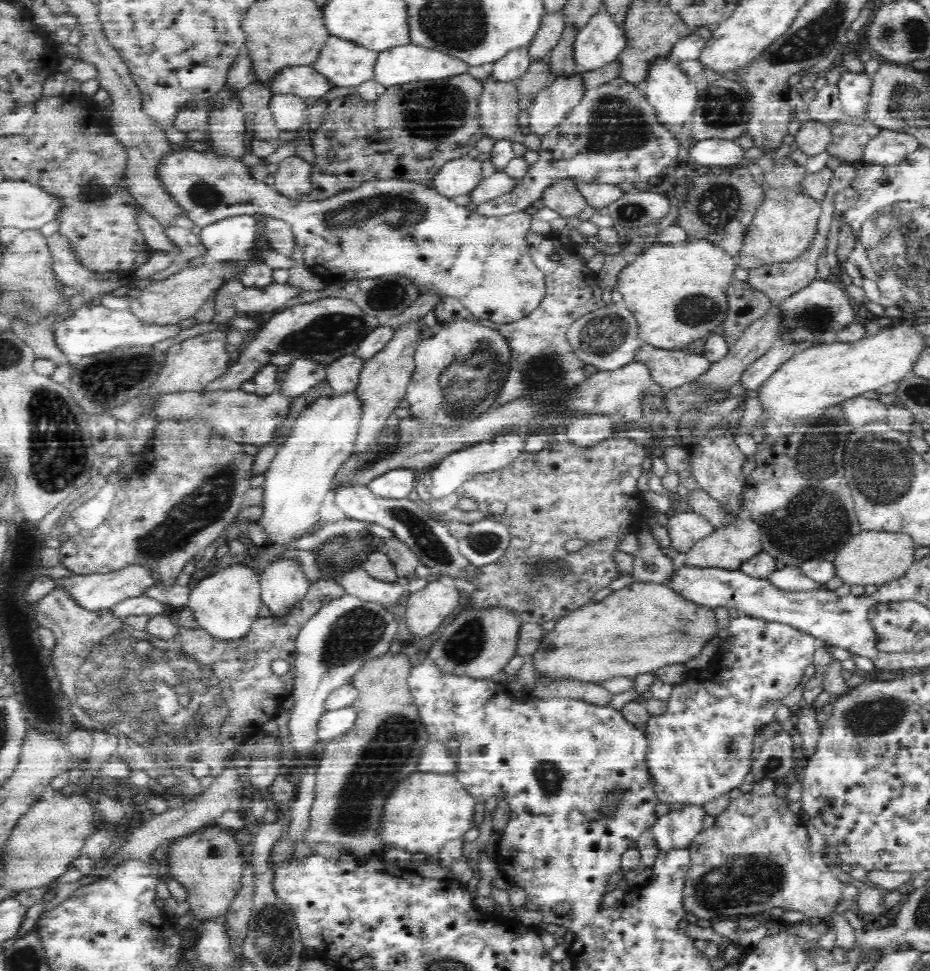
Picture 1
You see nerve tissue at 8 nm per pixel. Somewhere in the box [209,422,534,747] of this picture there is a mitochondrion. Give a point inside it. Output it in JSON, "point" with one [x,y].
{"point":[357,632]}

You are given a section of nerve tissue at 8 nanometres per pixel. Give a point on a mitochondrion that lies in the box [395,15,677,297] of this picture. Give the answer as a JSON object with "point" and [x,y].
{"point":[438,111]}

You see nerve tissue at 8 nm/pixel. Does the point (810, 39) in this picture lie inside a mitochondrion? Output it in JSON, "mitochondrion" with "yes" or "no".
{"mitochondrion":"yes"}

